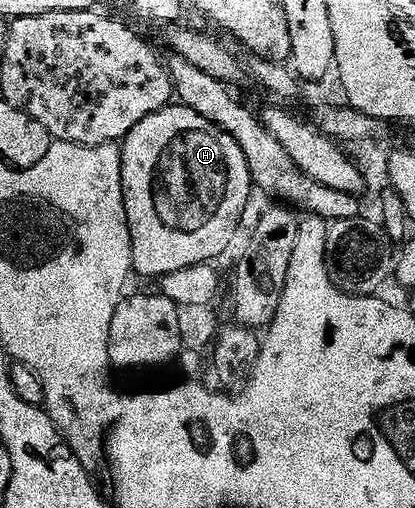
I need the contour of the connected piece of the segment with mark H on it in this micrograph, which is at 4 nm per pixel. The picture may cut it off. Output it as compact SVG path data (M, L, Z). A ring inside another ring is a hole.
M169 104L146 116L122 142L124 207L132 241L132 269L144 278L159 280L182 268L215 263L232 246L248 197L254 194L252 177L242 148L224 130L198 116L189 106Z

